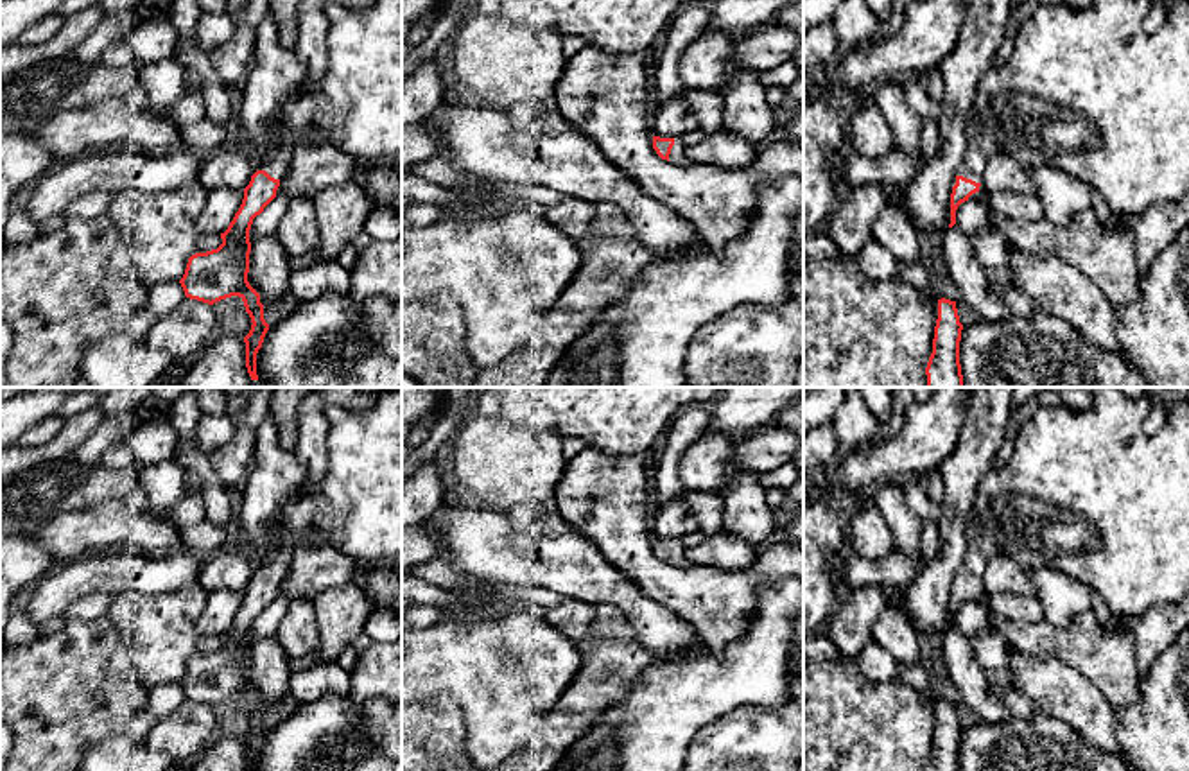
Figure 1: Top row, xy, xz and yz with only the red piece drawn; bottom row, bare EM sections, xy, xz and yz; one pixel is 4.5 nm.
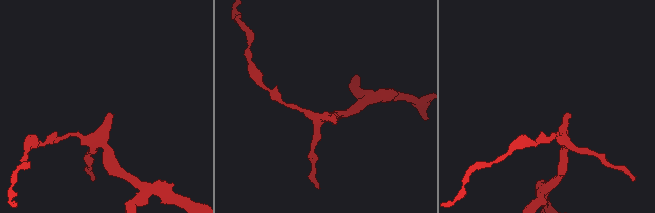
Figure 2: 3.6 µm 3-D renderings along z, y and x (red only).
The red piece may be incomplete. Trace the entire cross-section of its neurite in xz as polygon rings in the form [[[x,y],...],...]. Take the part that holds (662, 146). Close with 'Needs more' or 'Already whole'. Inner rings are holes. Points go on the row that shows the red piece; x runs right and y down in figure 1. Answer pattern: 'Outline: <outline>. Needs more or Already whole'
Outline: [[[653,136],[653,149],[662,160],[667,160],[673,165],[690,165],[680,138]]]. Needs more

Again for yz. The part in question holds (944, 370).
Outline: [[[938,299],[933,353],[925,368],[927,387],[963,387],[959,364],[961,330],[956,301]]]. Already whole

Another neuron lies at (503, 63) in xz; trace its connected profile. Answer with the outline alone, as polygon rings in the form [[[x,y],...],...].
[[[468,13],[452,38],[454,70],[473,95],[477,104],[509,113],[524,102],[556,99],[556,84],[567,66],[561,50],[561,34],[552,27],[515,23],[497,14]]]

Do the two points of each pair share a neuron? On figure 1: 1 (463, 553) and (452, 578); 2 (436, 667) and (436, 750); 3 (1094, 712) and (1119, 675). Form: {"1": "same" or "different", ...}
{"1": "different", "2": "different", "3": "different"}

